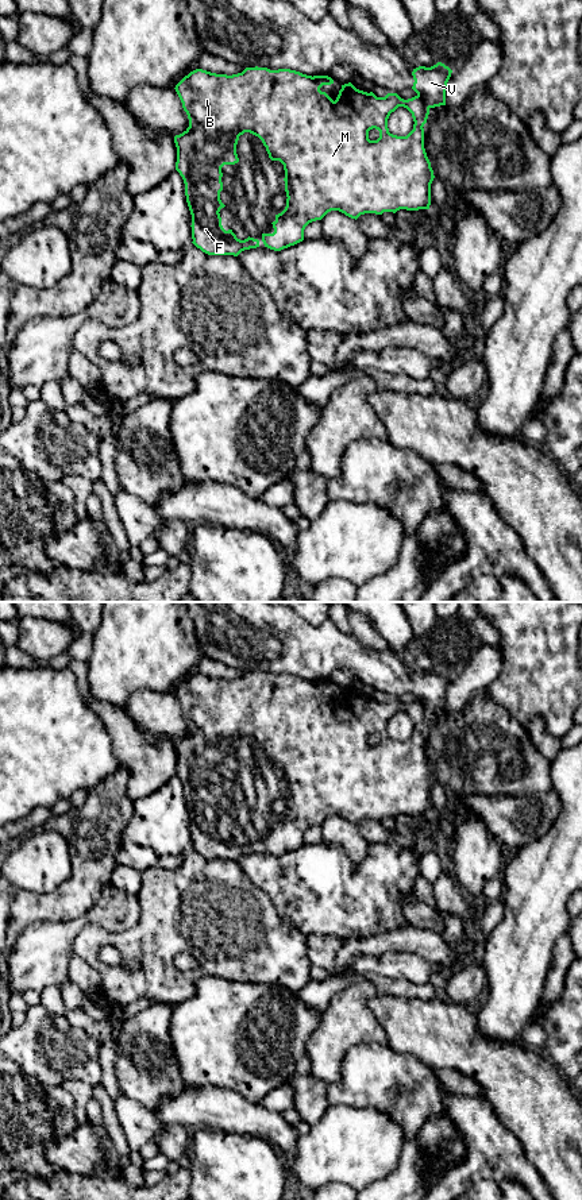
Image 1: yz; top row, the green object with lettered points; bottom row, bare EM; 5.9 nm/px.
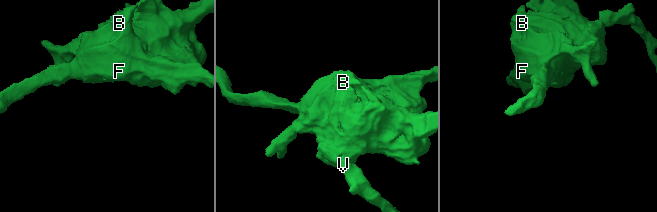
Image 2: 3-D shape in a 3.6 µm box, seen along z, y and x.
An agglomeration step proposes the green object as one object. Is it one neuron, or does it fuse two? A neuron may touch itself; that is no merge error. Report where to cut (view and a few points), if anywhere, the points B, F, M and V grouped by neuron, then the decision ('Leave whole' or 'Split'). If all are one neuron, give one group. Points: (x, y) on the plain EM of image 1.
Split along yz (417, 699), (430, 712). Groups: B F M / V. Split

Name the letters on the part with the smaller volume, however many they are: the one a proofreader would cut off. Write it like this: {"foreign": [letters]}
{"foreign": ["V"]}

